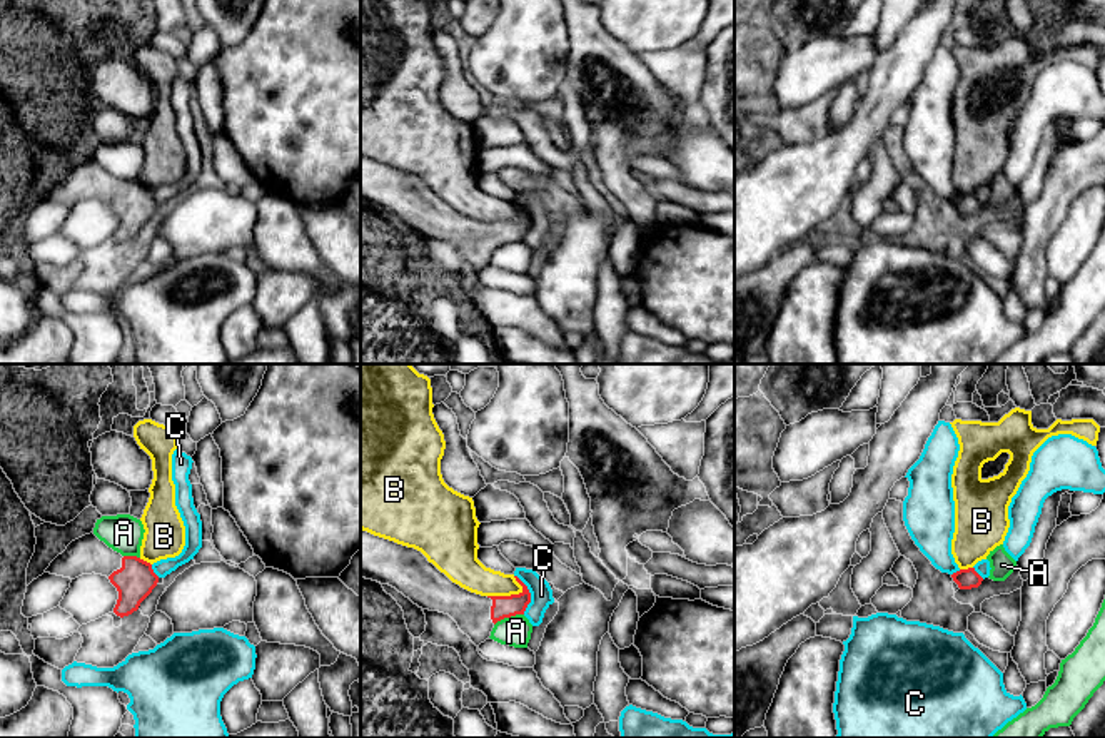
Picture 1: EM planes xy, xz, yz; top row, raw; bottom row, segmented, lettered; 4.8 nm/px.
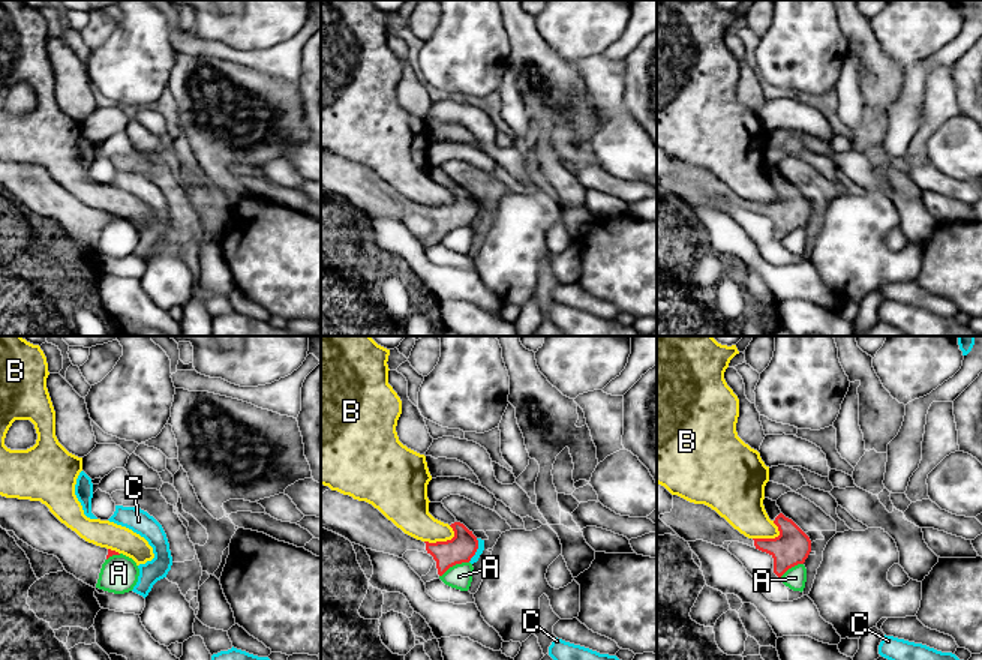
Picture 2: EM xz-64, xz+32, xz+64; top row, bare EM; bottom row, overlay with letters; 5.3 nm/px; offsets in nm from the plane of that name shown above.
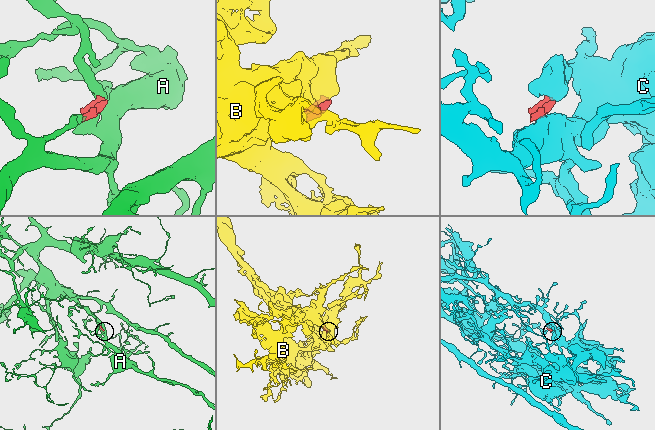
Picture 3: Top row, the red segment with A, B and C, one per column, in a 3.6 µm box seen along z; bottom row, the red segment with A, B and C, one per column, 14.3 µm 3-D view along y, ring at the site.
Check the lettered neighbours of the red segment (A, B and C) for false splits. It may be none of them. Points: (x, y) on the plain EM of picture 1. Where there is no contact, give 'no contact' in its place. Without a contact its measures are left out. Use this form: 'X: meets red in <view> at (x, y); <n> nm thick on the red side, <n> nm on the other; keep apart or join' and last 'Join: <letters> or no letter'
A: meets red in xz at (508, 242); 110 nm thick on the red side, 140 nm on the other; keep apart
B: meets red in xz at (506, 222); 110 nm thick on the red side, 160 nm on the other; keep apart
C: meets red in xz at (529, 221); 110 nm thick on the red side, 110 nm on the other; keep apart
Join: no letter

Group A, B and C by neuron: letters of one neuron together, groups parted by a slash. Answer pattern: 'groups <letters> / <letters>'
groups A / B / C

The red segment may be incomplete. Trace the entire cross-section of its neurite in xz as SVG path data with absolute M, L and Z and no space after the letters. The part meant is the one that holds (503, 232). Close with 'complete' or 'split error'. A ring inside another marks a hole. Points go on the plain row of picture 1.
M362 155L361 202L396 214L422 235L449 240L476 272L489 265L497 247L524 240L531 229L517 202L519 220L481 222L452 209L421 177Z; split error

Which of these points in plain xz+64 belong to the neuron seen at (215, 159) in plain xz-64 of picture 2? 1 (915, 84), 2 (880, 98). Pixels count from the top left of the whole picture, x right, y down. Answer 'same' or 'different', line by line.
1: different
2: same

